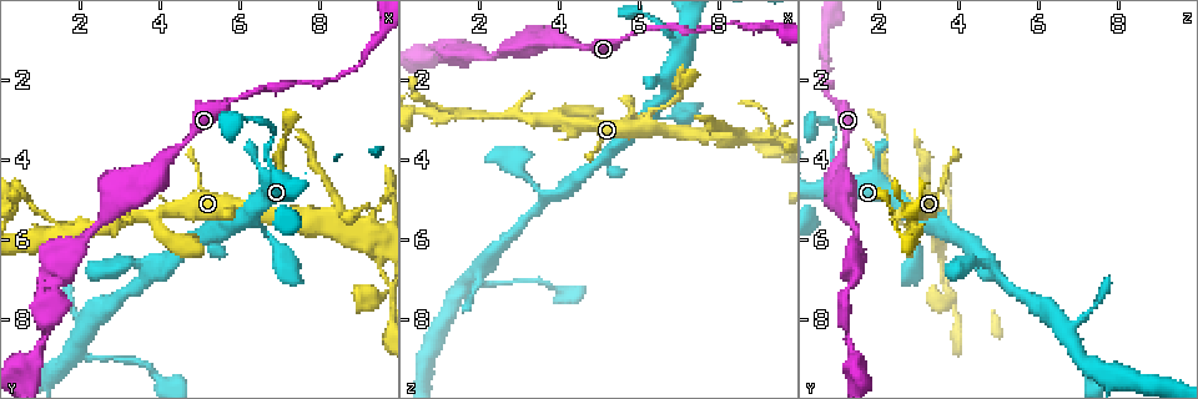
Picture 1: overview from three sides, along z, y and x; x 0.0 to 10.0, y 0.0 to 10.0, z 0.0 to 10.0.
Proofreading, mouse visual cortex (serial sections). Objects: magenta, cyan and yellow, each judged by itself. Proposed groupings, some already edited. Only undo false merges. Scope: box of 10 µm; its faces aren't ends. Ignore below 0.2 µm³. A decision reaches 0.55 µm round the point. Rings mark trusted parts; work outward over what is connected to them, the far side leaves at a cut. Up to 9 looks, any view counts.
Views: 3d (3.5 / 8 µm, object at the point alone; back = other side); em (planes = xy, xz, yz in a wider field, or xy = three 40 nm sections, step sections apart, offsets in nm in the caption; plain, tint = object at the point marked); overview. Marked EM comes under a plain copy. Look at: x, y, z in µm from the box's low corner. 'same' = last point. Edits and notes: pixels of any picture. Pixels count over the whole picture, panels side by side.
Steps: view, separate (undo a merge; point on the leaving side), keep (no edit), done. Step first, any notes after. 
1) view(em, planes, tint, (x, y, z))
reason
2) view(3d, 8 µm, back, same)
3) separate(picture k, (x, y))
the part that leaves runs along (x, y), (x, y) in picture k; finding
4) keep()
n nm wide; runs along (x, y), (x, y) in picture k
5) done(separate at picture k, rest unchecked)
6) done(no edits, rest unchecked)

view(3d, 3.5 µm, (6.25, 5.45, 2.95))

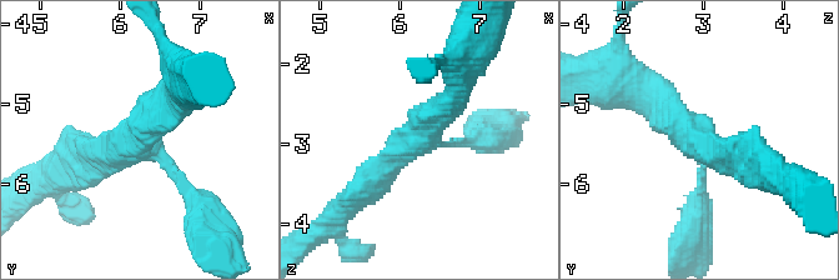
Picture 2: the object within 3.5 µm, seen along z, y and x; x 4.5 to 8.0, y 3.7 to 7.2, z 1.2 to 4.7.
view(em, xy, step 2, tint, (6.25, 5.40, 2.90))
3 arms; arms of 100, 350, 350 nm; shape alone is not enough

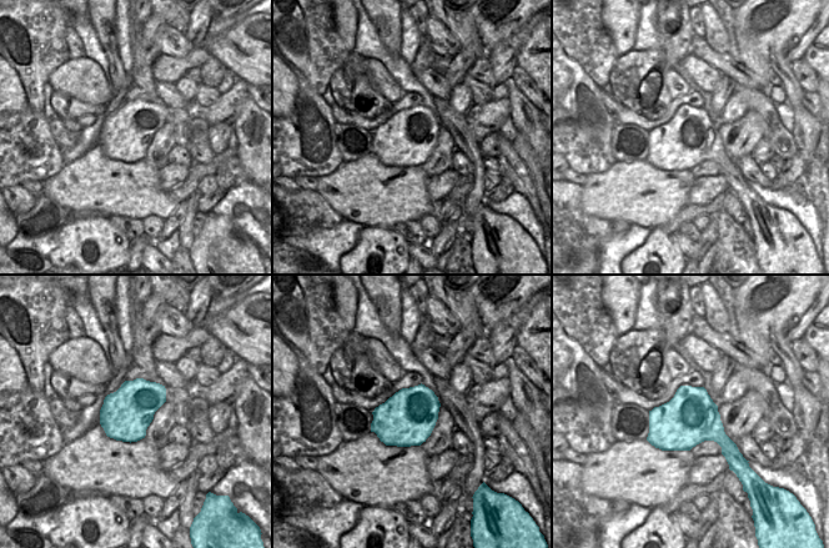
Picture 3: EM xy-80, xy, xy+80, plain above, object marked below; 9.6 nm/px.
keep()
runs along (458, 81), (458, 94), (362, 193) in picture 2; one cell here

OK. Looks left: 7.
view(3d, 3.5 µm, (9.30, 6.00, 3.40))
two arms at a narrow angle

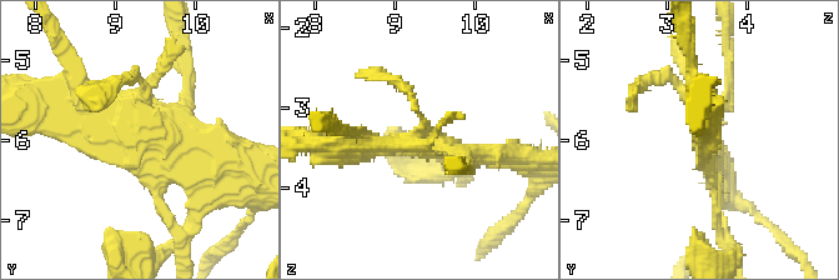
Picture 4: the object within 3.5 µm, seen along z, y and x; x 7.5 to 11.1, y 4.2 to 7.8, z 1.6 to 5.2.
view(em, xy, step 2, tint, same)
4 arms; arms of 150, 150, 250, 300 nm

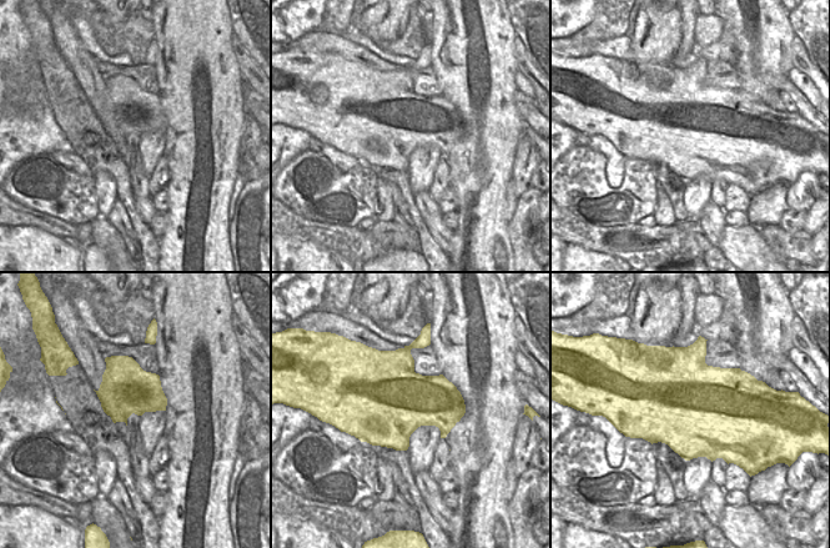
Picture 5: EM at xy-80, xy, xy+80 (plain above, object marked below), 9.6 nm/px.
keep()
runs along (65, 110), (139, 134), (165, 210) in picture 4; continuous, no second cell

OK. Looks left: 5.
view(3d, 3.5 µm, back, (0.65, 9.25, 1.50))

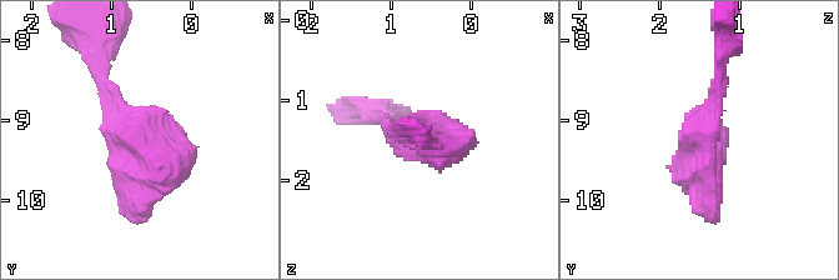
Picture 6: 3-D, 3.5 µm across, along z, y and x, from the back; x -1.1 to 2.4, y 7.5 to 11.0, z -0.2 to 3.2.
view(em, xy, step 2, tint, (0.65, 9.30, 1.45))
shape alone is not enough

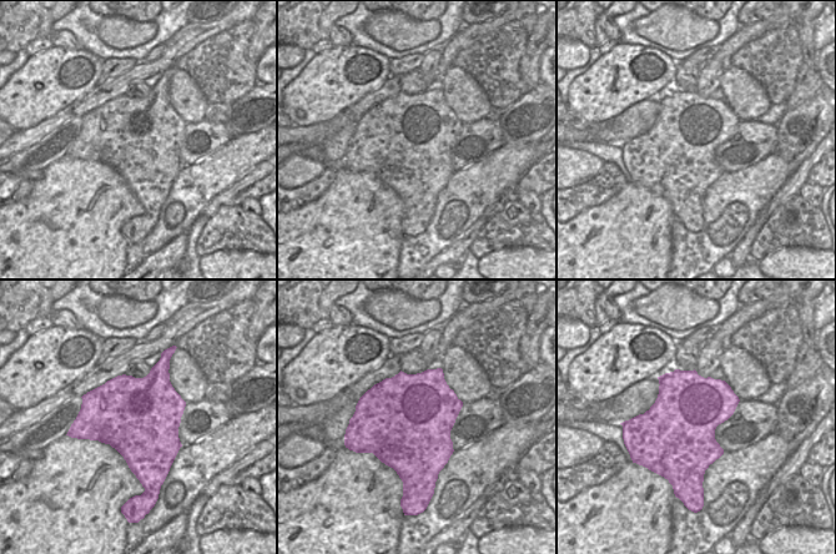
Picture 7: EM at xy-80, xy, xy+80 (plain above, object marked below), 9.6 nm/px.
keep()
runs along (98, 74), (140, 128), (127, 196) in picture 6; one cell here

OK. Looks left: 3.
view(3d, 3.5 µm, (1.80, 8.75, 7.00))
abrupt turn

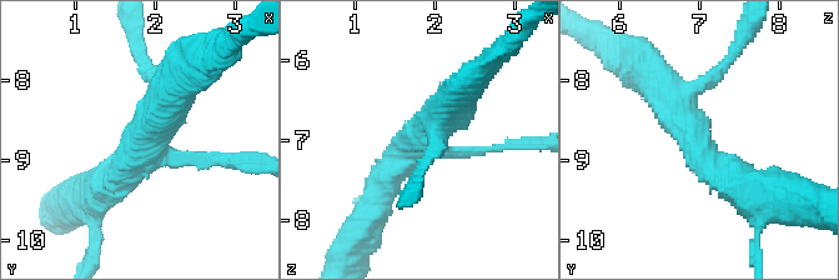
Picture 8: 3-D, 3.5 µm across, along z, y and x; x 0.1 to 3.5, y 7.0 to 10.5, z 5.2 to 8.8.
view(em, xy, step 3, tint, (1.85, 8.75, 6.95))
3 arms; arms of 150, 400, 500 nm; now the EM

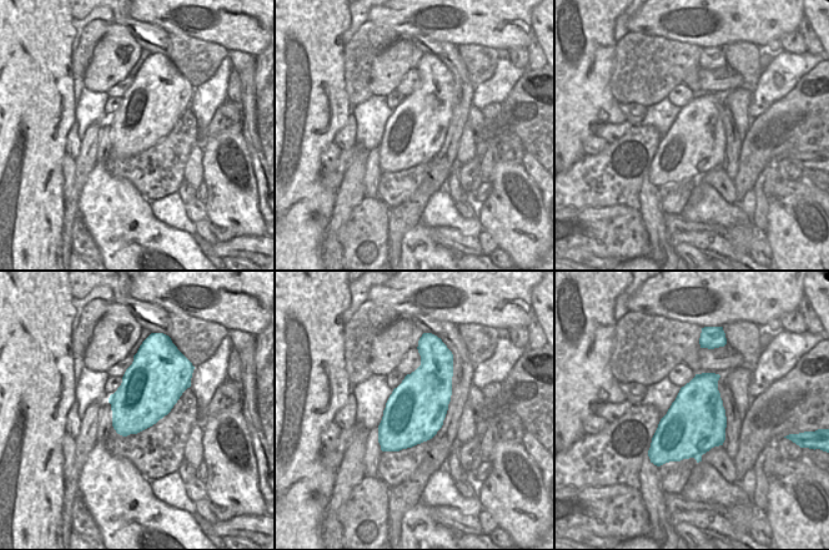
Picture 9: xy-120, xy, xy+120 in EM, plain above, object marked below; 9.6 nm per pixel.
keep()
runs along (652, 79), (709, 164), (745, 186) in picture 8; one cell here

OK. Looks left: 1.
done(no edits, rest unchecked)

